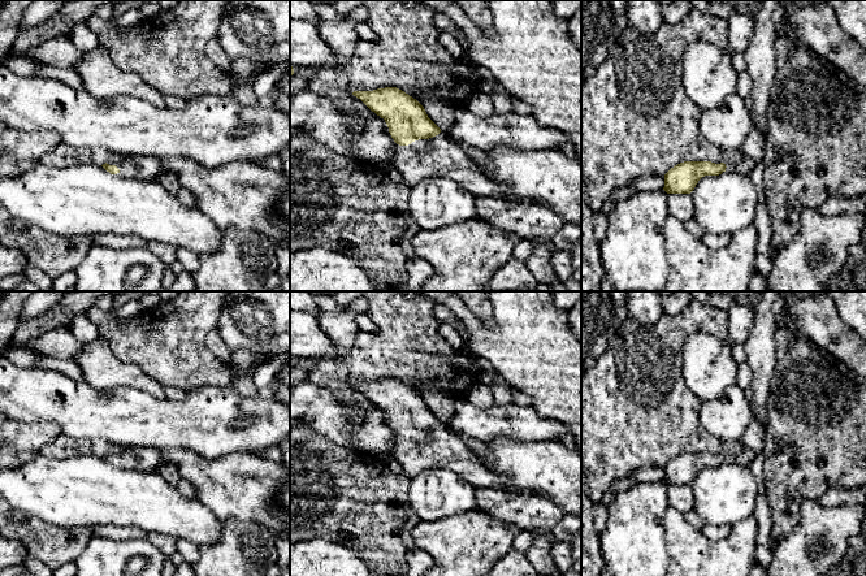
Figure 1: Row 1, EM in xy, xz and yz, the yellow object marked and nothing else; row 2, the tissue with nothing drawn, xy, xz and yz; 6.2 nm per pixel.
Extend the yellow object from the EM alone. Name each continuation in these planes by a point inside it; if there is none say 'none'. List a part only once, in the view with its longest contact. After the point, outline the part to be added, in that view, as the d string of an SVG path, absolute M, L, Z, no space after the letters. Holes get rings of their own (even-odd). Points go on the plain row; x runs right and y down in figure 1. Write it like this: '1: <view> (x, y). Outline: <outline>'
1: xz (436, 449). Outline: M443 423L408 437L397 436L391 458L403 467L403 475L408 478L428 469L445 469L456 473L476 489L523 493L486 469L463 438L453 433Z

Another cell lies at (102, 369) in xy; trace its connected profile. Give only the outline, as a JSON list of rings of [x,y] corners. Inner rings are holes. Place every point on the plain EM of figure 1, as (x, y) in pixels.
[[[103,337],[88,342],[72,360],[81,368],[85,384],[100,393],[130,386],[165,399],[163,386],[137,364],[117,358]]]

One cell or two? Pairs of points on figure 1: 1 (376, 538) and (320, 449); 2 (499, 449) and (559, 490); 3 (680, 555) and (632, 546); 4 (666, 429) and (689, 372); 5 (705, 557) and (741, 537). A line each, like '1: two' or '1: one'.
1: one
2: one
3: two
4: two
5: one

